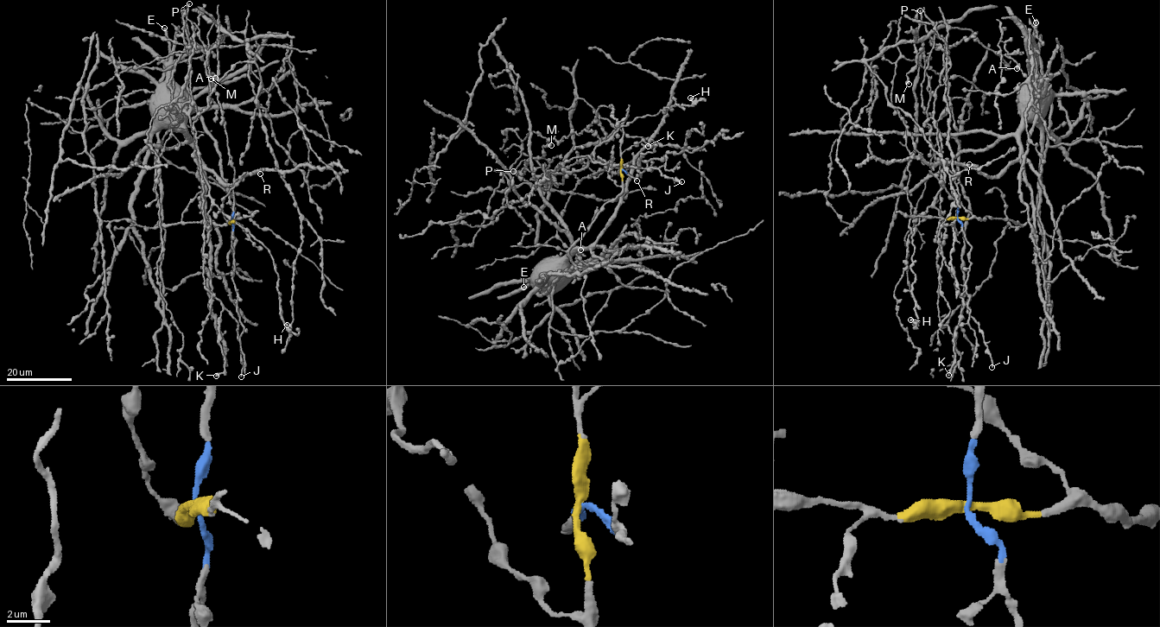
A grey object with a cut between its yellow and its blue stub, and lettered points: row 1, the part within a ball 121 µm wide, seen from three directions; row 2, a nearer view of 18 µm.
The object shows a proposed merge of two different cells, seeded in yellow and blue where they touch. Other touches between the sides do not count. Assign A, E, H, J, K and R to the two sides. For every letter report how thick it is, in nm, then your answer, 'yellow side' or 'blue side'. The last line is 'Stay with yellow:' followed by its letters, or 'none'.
A: calibre 600 nm; yellow side
E: calibre 440 nm; yellow side
H: calibre 480 nm; blue side
J: calibre 220 nm; blue side
K: calibre 500 nm; blue side
R: calibre 320 nm; yellow side
Stay with yellow: A, E, R

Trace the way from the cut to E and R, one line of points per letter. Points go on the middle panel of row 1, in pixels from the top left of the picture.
E: (621, 169), (622, 191), (603, 206), (569, 249), (574, 266), (542, 294), (538, 295), (533, 281), (522, 288)
R: (621, 169), (622, 191), (569, 249), (574, 266), (540, 294), (561, 282), (567, 260), (596, 240), (637, 180)

